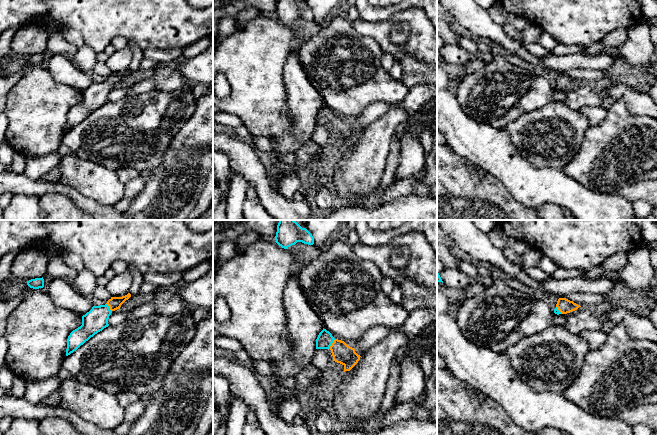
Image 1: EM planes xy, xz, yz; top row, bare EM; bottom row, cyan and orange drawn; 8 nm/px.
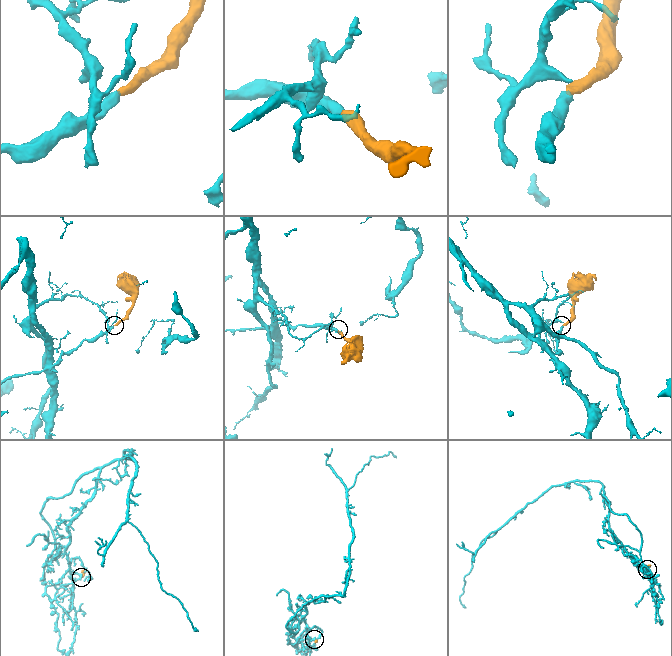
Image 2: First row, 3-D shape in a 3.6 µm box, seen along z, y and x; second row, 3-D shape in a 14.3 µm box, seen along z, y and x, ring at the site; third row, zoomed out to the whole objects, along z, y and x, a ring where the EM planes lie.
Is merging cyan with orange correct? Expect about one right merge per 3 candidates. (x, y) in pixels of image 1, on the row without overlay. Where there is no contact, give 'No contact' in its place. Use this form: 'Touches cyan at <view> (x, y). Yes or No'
Touches cyan at xz (331, 120). Yes

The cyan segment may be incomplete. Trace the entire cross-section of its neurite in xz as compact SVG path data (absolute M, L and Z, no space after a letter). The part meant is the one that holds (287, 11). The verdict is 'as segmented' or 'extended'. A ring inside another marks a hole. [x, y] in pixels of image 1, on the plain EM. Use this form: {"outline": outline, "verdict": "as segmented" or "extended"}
{"outline": "M278 0L275 16L275 18L284 25L288 25L297 18L308 21L314 20L312 10L299 0Z", "verdict": "as segmented"}

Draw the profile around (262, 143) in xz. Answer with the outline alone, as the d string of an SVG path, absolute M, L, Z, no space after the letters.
M252 136L250 143L255 150L261 150L263 152L272 151L272 141L270 138L264 136Z

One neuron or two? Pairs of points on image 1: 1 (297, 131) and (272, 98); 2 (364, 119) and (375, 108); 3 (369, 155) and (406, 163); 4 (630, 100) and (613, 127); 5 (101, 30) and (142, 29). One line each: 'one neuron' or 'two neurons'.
1: two neurons
2: one neuron
3: two neurons
4: two neurons
5: one neuron

